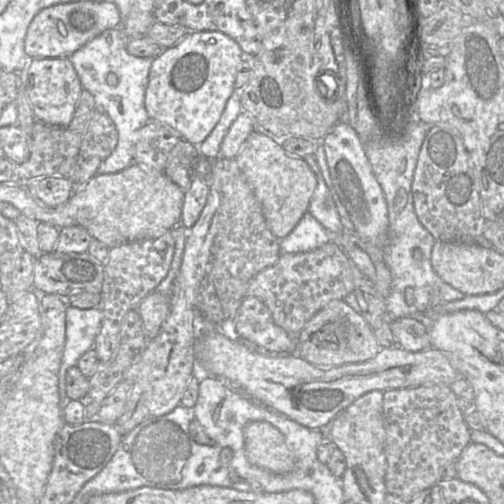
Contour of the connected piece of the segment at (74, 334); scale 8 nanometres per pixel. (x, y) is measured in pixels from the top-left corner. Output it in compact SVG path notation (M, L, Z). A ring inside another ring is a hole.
M67 304L66 307L66 341L59 370L60 407L71 401L66 394L66 373L76 366L80 357L92 349L100 332L103 312L100 307L79 309Z

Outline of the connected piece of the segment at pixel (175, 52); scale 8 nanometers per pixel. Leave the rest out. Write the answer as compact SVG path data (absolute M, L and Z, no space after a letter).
M190 31L182 40L180 40L174 46L164 49L164 51L153 59L149 81L145 92L145 108L151 121L159 122L169 129L178 133L184 140L190 142L195 146L199 146L213 131L217 123L219 122L221 115L225 109L227 101L231 95L235 92L234 84L237 76L239 66L243 60L243 51L238 43L219 31Z

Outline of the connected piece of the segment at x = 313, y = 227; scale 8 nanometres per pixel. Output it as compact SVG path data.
M305 212L294 229L279 240L281 253L312 251L332 240L330 233L309 212Z

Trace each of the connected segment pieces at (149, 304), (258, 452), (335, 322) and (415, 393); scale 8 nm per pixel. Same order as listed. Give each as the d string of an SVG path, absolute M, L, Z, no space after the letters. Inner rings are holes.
M153 291L142 299L136 310L141 317L144 334L149 342L158 335L167 318L169 294Z
M251 421L244 428L245 453L248 461L273 473L287 473L295 466L294 454L287 447L284 435L271 423Z
M344 299L330 301L320 309L297 336L297 354L320 368L333 368L344 364L361 363L374 358L380 345L372 328Z
M422 385L383 392L387 493L409 502L423 490L442 480L441 469L447 463L457 461L463 449L471 442L471 430L465 423L464 414L458 408L456 400L457 396L446 385Z

